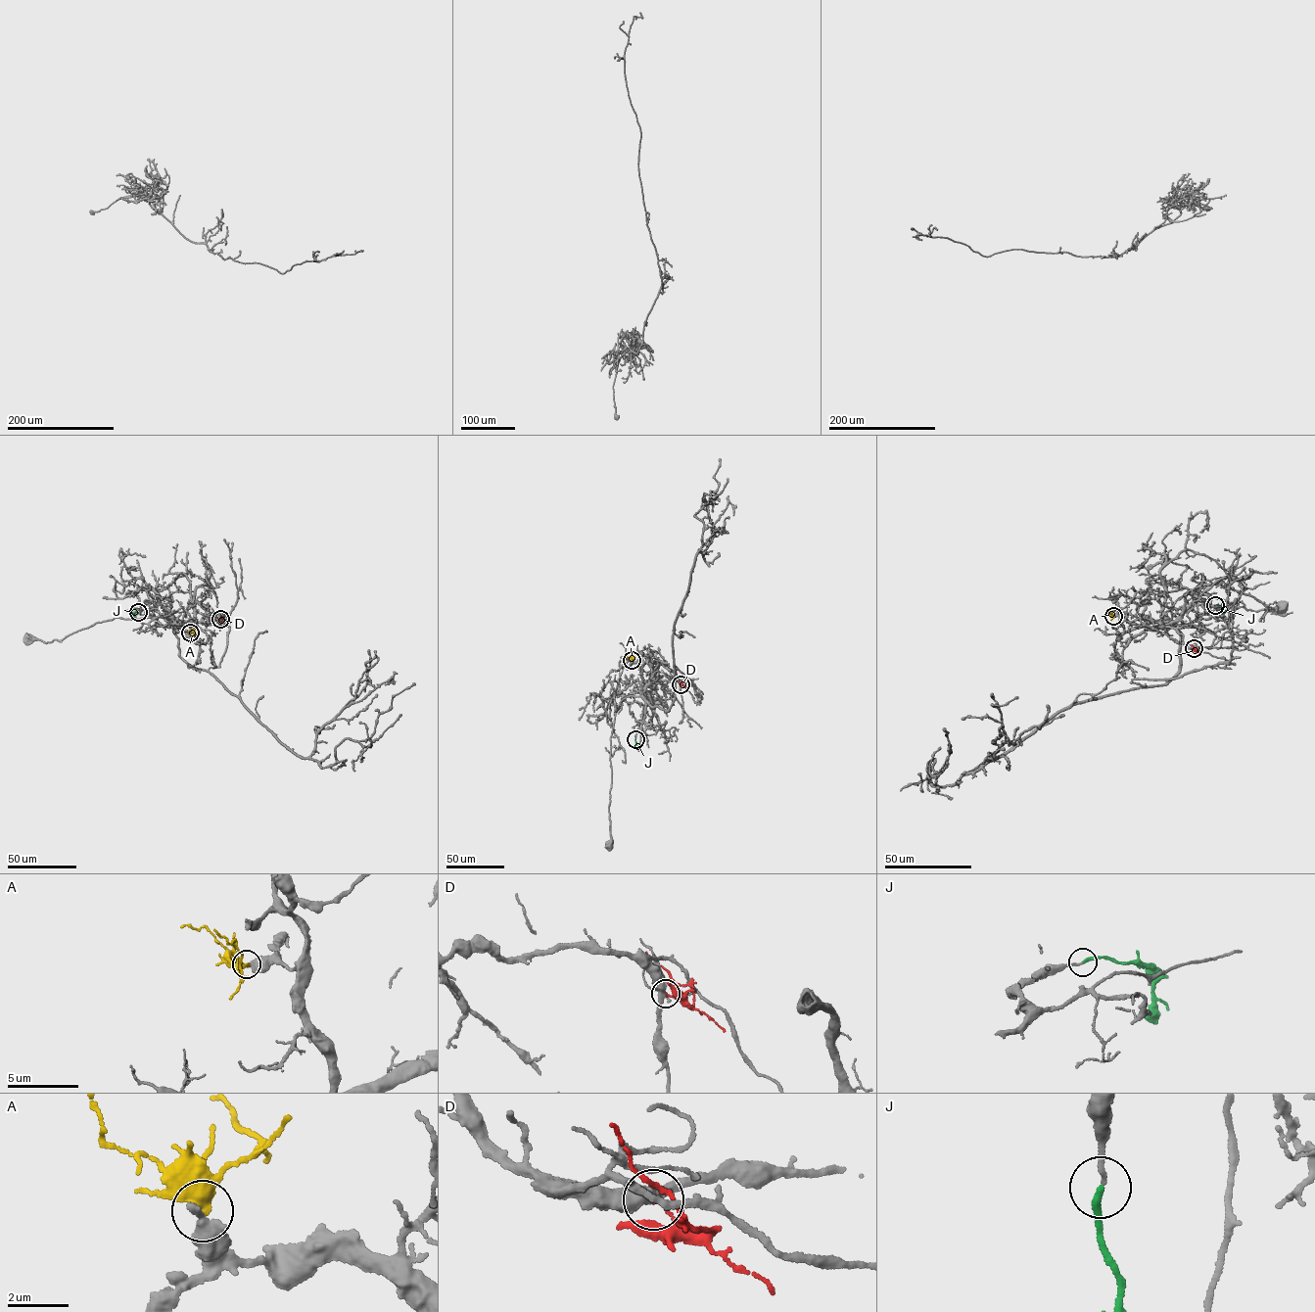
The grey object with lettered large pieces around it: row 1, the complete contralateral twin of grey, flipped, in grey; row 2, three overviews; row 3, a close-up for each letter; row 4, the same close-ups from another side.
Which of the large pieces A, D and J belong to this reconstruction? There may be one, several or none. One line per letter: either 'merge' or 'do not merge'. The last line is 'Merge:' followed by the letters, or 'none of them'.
A: do not merge
D: do not merge
J: merge
Merge: J

